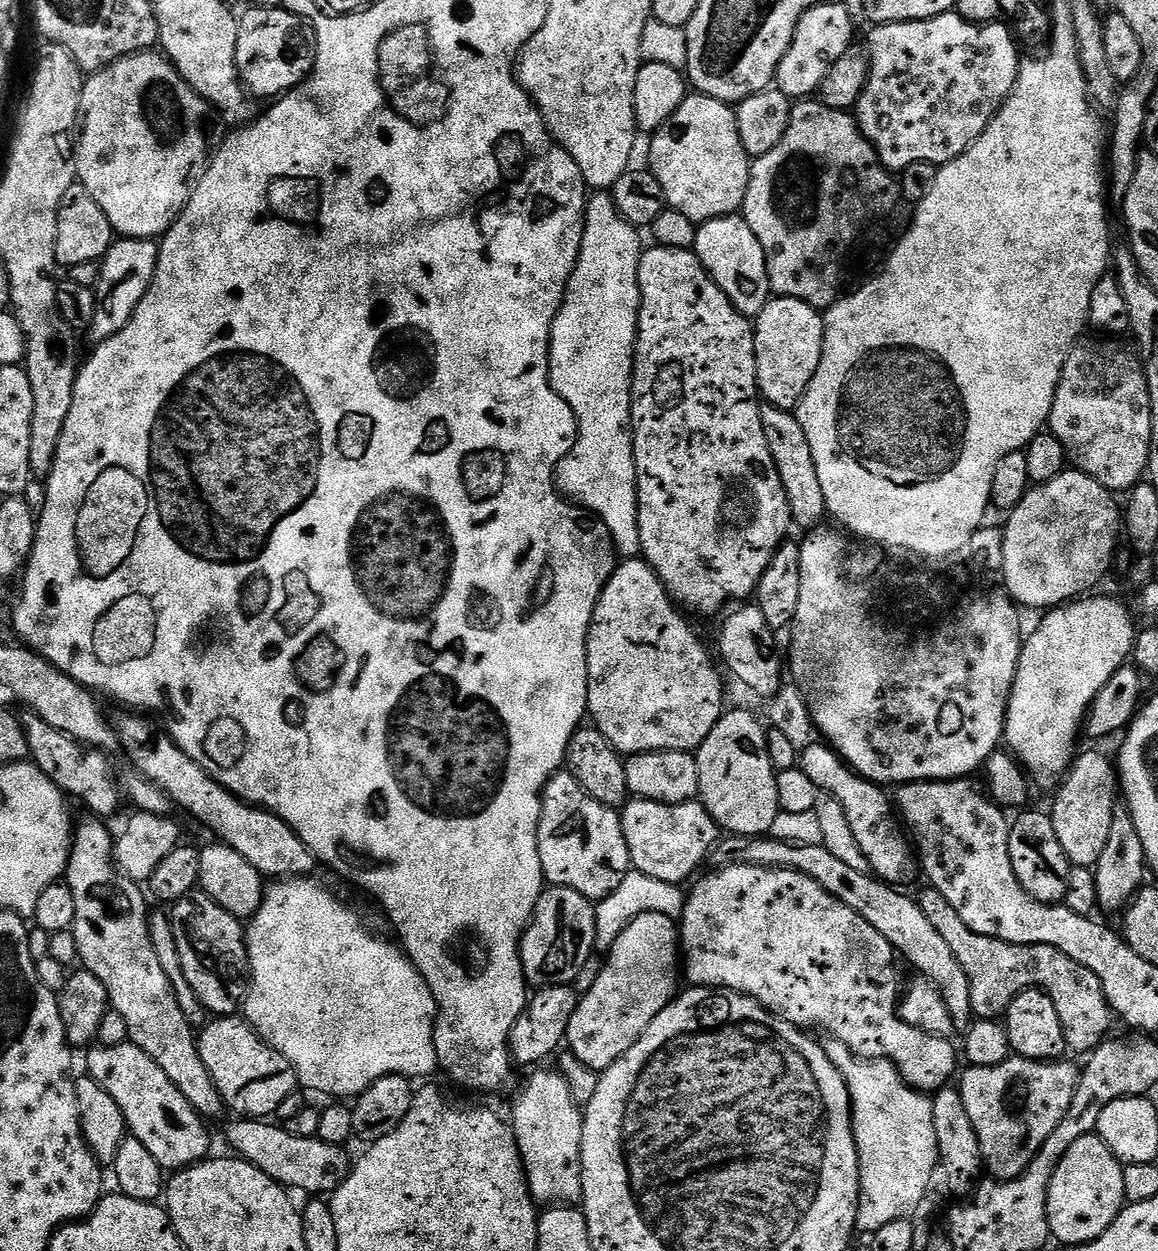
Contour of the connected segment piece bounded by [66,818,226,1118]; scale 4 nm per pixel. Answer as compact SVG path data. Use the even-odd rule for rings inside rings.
M89 819L89 824L84 824L75 829L74 839L72 841L72 851L68 853L68 870L66 873L66 882L70 886L70 890L74 890L74 903L78 910L78 914L74 914L74 922L70 931L74 934L74 942L78 946L78 954L80 955L79 963L83 965L87 972L94 974L94 978L98 978L102 982L102 986L106 986L106 994L111 1011L122 1014L122 1018L126 1021L126 1030L128 1031L128 1039L131 1044L138 1046L146 1054L150 1054L150 1058L154 1058L154 1062L158 1062L160 1069L165 1072L166 1078L170 1078L170 1082L174 1082L174 1086L178 1086L178 1090L182 1090L182 1094L186 1098L186 1102L190 1102L190 1106L194 1106L194 1110L199 1116L211 1118L211 1116L220 1116L226 1112L226 1105L221 1100L218 1090L214 1086L214 1078L210 1078L210 1070L206 1070L206 1062L202 1062L202 1054L198 1043L197 1033L194 1031L190 1022L186 1022L186 1014L182 1014L182 1006L178 1006L178 998L174 994L174 990L170 986L170 978L166 974L166 970L162 970L162 962L158 962L158 954L154 954L154 942L150 942L150 930L148 929L148 917L150 915L150 907L144 901L144 892L139 883L135 880L129 880L119 868L116 867L114 859L114 836L108 833L107 823L101 822L99 819Z

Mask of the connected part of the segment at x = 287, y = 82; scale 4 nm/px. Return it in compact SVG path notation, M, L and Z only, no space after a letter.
M253 6L243 17L239 17L238 46L236 47L236 65L240 82L253 97L272 96L279 98L293 88L299 88L312 75L316 64L316 31L307 20L287 12L282 8L261 8Z

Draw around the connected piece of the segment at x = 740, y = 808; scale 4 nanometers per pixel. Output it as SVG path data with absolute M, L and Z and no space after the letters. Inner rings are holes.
M725 711L720 721L710 730L706 742L695 753L698 766L699 803L704 805L710 818L725 833L734 836L760 838L771 833L774 818L781 812L778 806L778 786L776 785L777 765L772 765L772 756L768 753L768 736L762 725L756 721L752 712Z

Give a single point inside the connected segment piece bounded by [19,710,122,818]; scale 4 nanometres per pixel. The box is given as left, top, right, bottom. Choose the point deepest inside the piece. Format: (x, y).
(83, 772)

